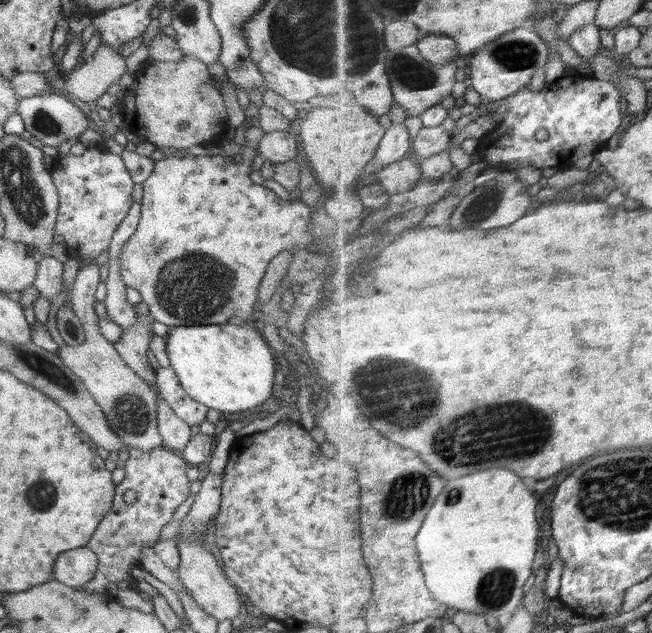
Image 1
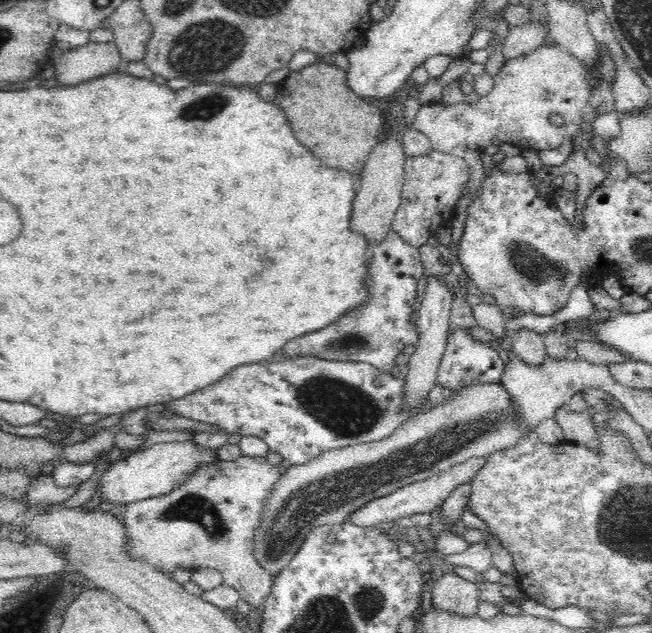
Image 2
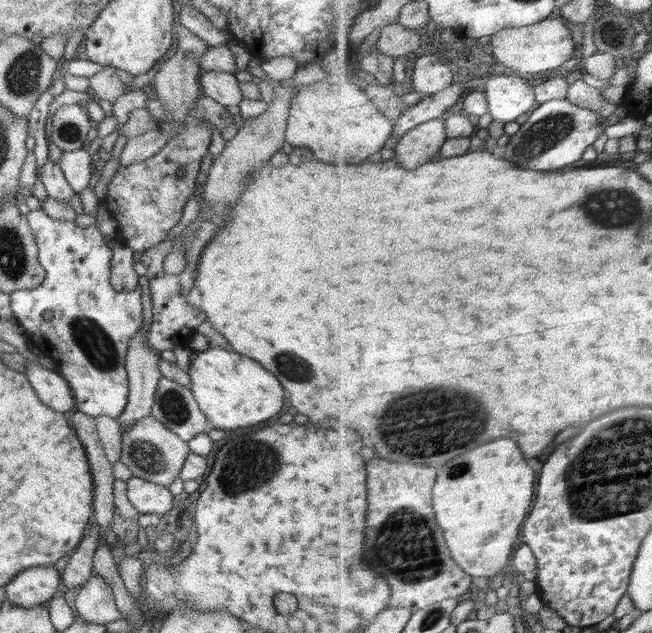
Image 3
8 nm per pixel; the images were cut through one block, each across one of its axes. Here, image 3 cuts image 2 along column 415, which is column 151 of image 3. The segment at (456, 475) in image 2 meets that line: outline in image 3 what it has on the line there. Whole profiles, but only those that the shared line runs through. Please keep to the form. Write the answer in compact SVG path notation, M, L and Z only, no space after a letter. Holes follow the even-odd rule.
M132 476L127 480L126 496L141 514L164 516L172 508L174 495L167 487Z

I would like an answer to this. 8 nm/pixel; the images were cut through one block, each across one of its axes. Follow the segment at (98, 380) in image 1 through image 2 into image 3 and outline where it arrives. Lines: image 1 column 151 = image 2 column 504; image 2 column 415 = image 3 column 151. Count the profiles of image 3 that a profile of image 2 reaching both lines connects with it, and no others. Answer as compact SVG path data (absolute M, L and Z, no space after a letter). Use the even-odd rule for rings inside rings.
M152 416L138 420L122 431L121 458L134 477L168 487L179 477L186 458L191 454L188 443L174 435Z

